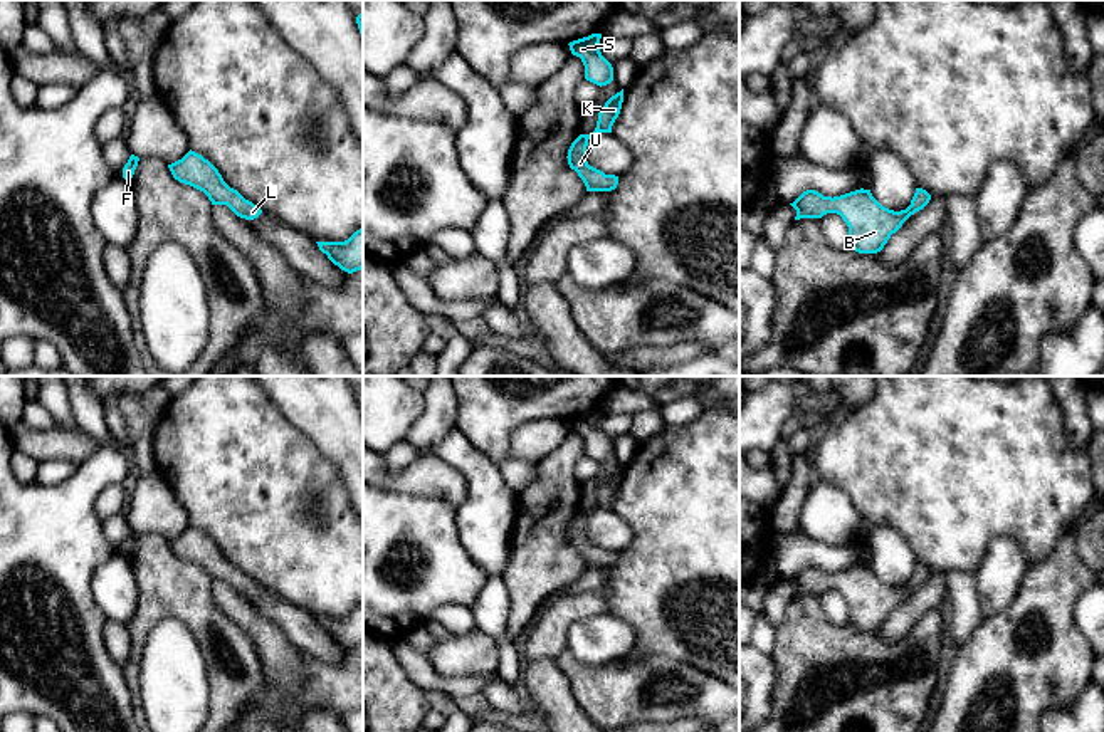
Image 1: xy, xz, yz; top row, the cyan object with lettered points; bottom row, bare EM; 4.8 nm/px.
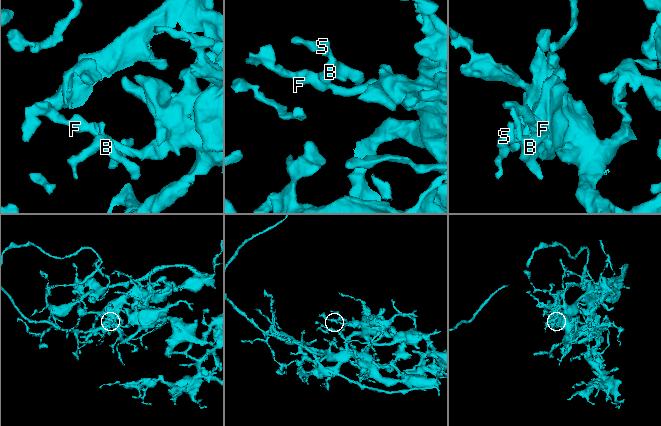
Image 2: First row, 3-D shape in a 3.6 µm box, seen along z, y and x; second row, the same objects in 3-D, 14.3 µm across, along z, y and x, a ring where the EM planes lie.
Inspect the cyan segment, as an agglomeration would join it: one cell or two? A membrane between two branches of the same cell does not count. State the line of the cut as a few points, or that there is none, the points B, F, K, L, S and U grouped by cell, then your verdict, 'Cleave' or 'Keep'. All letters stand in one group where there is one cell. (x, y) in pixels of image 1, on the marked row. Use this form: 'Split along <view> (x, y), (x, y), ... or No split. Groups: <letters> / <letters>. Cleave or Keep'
No split. Groups: B F K L S U. Keep

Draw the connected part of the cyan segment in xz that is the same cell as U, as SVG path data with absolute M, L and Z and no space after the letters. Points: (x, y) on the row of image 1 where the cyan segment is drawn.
M623 89L612 96L598 112L597 128L591 134L580 134L568 149L568 165L583 180L586 191L612 191L618 185L618 176L605 175L586 161L588 139L598 133L612 133L612 126L620 114Z

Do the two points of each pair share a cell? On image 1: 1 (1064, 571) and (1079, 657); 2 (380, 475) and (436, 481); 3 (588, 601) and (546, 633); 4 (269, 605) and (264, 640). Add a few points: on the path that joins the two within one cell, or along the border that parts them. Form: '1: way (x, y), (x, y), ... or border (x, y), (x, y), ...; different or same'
1: way (1061, 593), (1061, 635); same
2: way (394, 481), (422, 481); same
3: way (578, 606), (572, 608), (557, 623); same
4: border (244, 596), (296, 647); different

